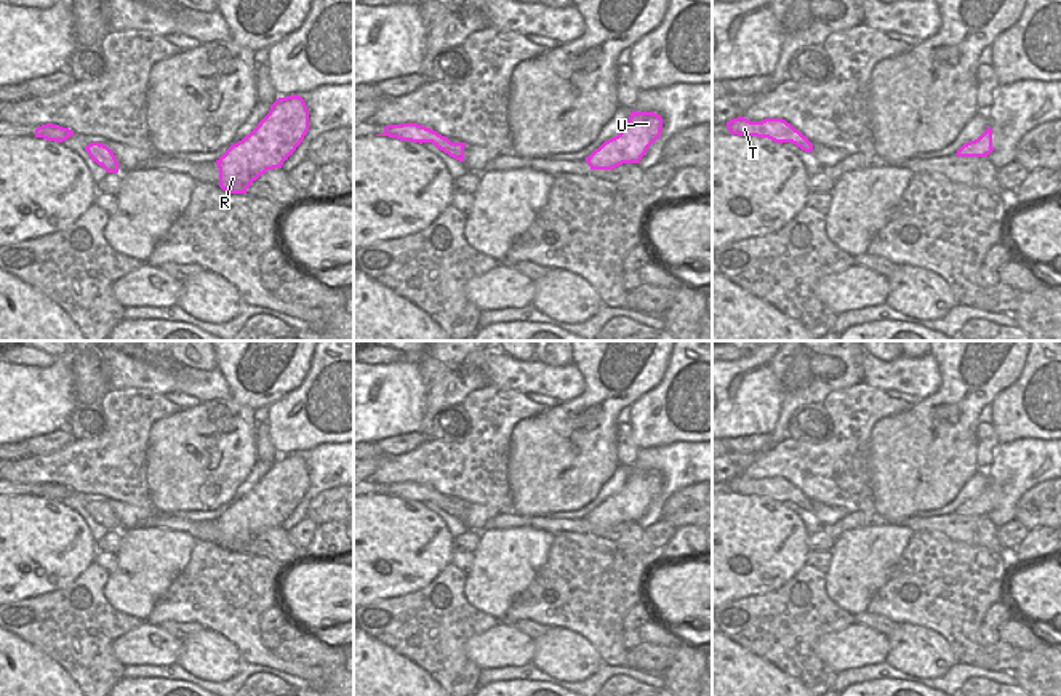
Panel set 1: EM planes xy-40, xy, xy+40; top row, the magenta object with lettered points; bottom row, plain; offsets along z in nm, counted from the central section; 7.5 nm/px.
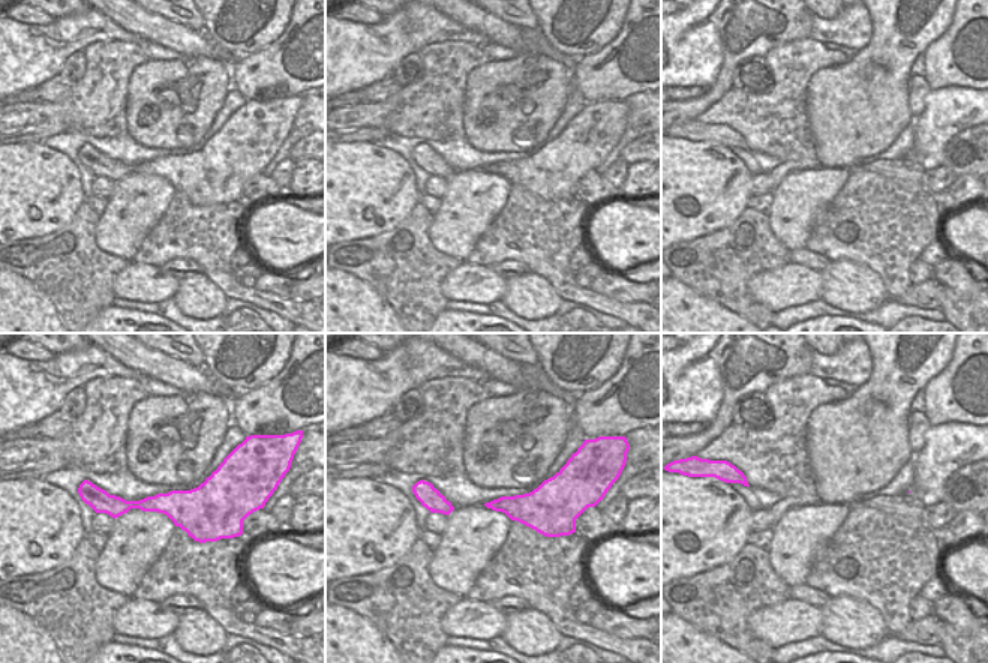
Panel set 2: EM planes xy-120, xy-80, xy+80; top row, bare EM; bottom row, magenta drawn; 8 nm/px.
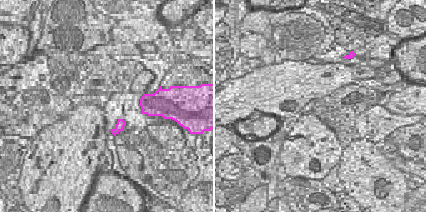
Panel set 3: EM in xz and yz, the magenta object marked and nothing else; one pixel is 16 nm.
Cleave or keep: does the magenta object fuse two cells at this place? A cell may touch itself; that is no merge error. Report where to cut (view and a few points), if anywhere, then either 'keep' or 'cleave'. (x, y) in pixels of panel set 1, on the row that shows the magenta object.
cut none; keep

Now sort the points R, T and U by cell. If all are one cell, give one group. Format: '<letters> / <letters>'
R T U

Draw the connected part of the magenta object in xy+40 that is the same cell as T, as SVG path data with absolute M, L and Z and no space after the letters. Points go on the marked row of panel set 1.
M738 117L727 122L727 128L730 134L768 138L779 144L792 142L808 154L813 150L813 144L808 141L808 138L783 118L751 122L744 117Z

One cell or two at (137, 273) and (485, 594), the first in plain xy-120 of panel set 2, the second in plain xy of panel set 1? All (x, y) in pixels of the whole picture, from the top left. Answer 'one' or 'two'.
one

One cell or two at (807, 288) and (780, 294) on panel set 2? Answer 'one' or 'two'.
one

